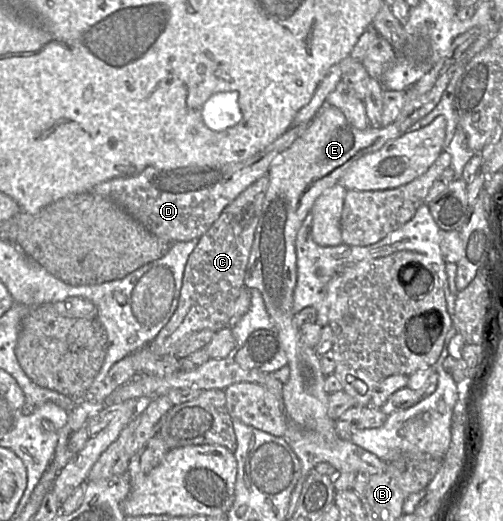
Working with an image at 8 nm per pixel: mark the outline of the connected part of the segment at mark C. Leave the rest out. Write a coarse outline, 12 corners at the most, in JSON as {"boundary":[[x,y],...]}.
{"boundary":[[268,186],[225,207],[185,266],[178,306],[147,346],[173,355],[230,326]]}

